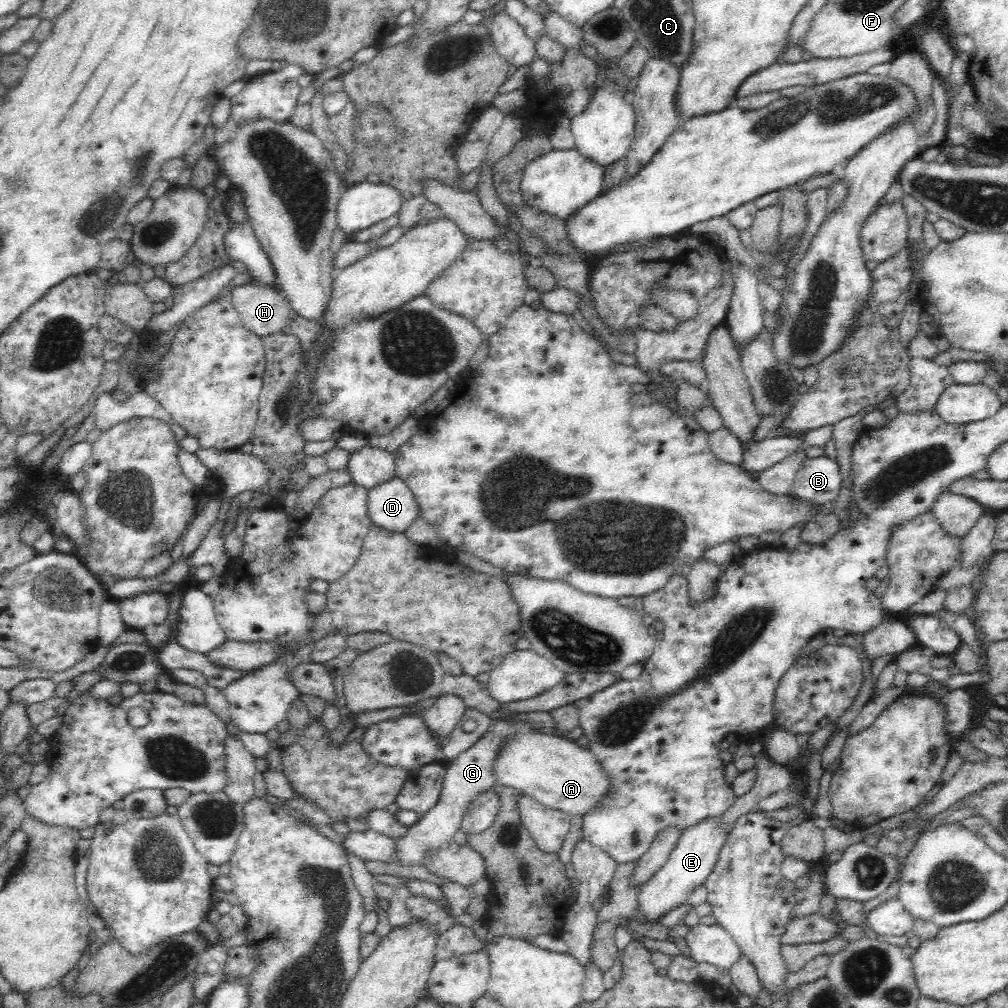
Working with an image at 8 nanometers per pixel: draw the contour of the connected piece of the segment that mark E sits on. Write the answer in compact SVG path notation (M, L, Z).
M722 814L710 816L685 828L668 861L637 891L636 906L643 912L645 922L654 922L668 910L684 904L694 888L704 883L712 874L732 826L732 824L723 824L720 820L721 816Z

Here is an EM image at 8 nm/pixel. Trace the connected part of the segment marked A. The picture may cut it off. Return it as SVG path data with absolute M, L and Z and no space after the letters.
M536 730L518 732L516 740L504 745L494 766L494 775L500 784L571 817L583 817L588 811L596 809L612 790L611 778L589 749L582 748L575 741L541 734Z

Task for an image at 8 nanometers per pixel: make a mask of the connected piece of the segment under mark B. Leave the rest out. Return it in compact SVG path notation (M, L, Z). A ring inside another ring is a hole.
M824 455L804 461L795 474L792 491L808 502L826 505L838 496L841 484L839 464Z

